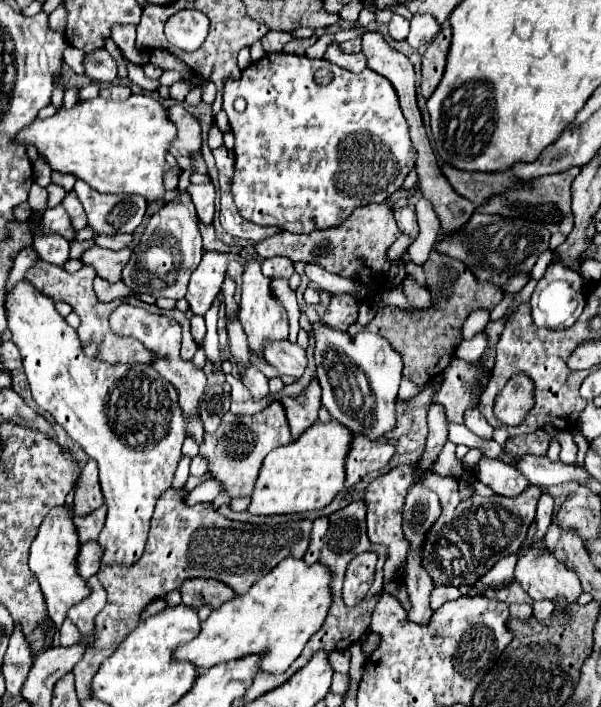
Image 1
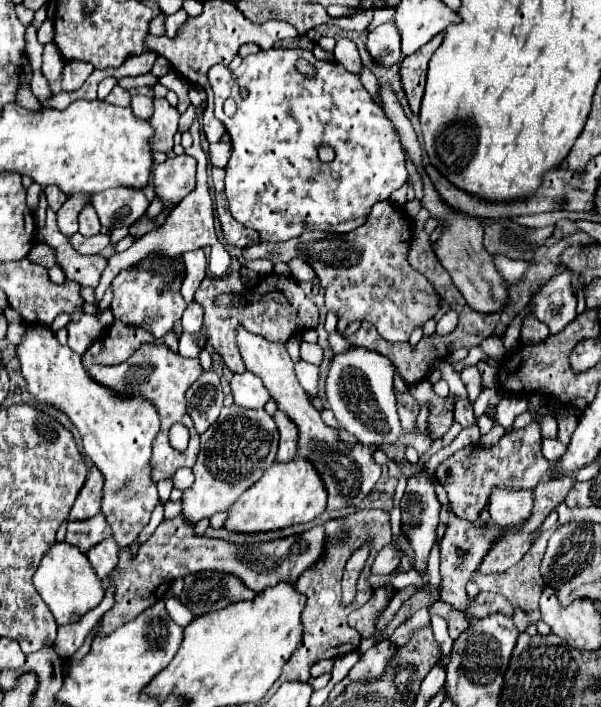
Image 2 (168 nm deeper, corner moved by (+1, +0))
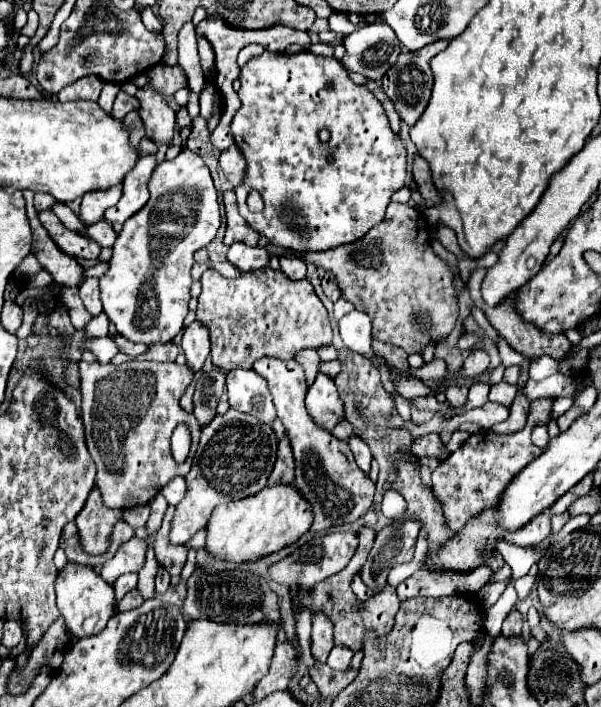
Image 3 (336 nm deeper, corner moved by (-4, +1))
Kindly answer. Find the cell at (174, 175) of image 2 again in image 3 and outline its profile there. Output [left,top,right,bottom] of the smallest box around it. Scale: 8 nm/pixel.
[100,149,220,345]

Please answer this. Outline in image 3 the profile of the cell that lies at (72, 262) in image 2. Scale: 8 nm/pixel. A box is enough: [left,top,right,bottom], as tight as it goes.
[24,191,84,287]

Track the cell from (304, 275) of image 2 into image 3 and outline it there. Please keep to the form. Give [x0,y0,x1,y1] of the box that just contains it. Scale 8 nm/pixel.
[280,257,306,281]

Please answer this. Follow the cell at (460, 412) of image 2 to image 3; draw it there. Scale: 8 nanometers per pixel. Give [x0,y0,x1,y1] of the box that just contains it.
[446,385,468,409]

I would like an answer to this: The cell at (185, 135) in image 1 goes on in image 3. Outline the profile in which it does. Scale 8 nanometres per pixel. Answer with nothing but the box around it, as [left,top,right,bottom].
[136,87,176,145]

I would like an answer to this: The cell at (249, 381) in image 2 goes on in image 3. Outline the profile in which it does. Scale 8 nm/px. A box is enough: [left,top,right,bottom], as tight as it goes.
[226,369,276,425]

